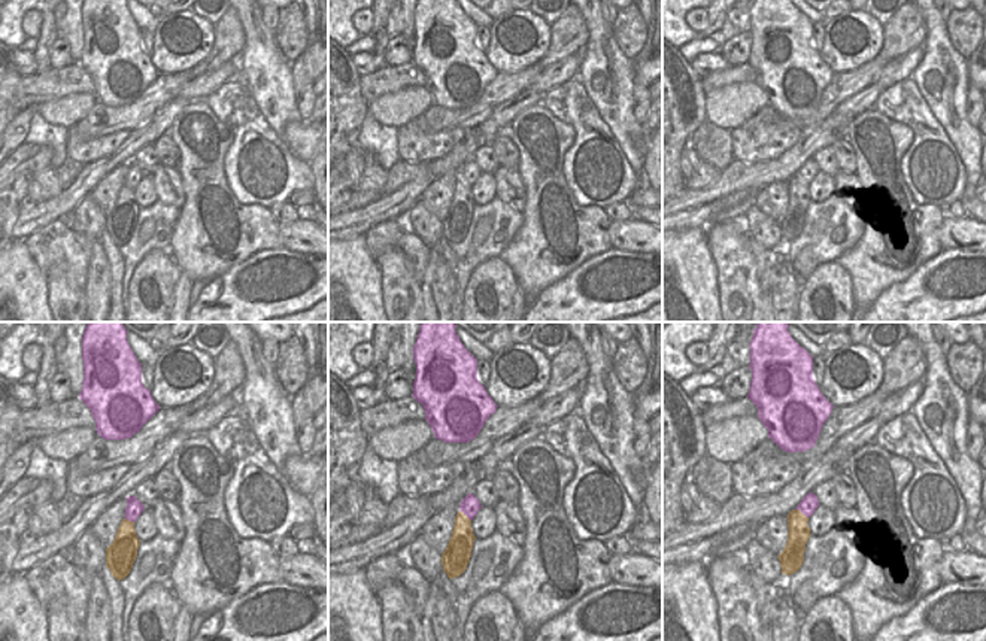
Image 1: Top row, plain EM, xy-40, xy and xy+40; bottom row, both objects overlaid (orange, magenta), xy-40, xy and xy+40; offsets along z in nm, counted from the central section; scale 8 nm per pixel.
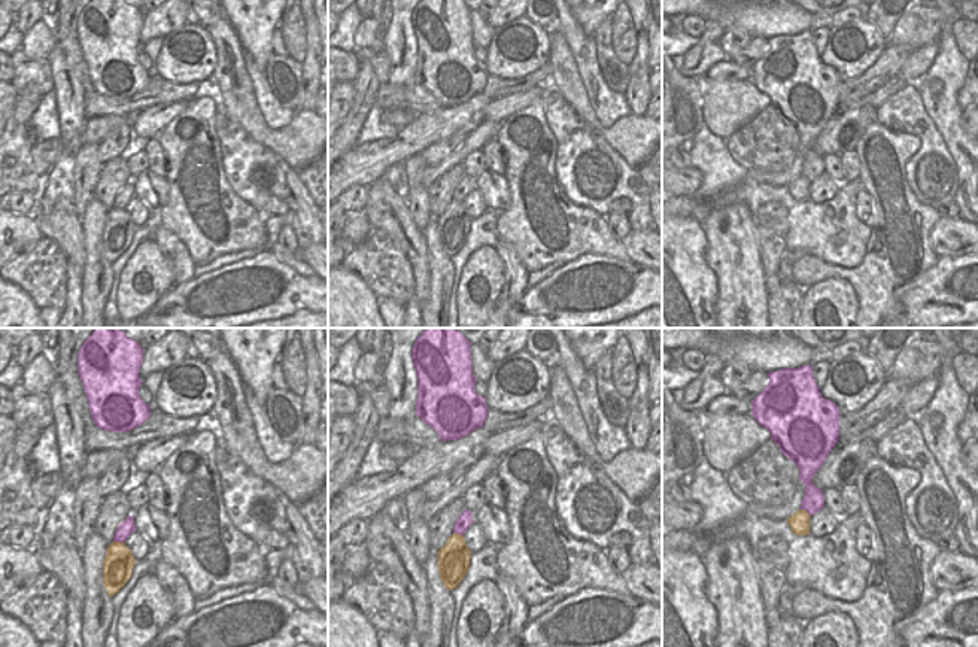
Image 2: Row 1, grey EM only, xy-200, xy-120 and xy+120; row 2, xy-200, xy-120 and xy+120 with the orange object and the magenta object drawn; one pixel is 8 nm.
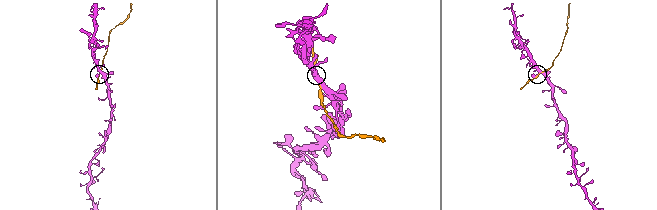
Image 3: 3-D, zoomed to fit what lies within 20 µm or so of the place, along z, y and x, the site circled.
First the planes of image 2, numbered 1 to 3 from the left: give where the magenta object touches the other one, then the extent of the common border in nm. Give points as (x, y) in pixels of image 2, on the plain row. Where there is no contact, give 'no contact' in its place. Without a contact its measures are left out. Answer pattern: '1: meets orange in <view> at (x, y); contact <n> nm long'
1: meets orange in xy-200 at (120, 209); contact 100 nm long
2: meets orange in xy-120 at (458, 200); contact 80 nm long
3: meets orange in xy+120 at (805, 178); contact 110 nm long

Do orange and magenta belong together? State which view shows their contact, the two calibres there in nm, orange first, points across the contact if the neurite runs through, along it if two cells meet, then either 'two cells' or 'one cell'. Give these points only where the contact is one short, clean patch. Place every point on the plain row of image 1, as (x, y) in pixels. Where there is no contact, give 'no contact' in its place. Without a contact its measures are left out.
contact in xy; calibres 200 and 150 nm; two cells

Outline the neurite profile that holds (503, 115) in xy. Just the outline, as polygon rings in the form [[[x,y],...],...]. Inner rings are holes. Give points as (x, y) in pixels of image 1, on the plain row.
[[[524,91],[519,95],[501,103],[492,113],[491,119],[500,127],[504,128],[510,125],[515,116],[518,116],[522,110],[538,104],[543,98],[543,94],[536,91]]]

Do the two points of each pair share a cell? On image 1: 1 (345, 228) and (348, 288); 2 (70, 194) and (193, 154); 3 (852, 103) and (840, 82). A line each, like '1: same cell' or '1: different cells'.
1: different cells
2: different cells
3: different cells

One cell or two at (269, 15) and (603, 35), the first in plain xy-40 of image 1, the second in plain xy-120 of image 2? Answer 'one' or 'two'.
one

